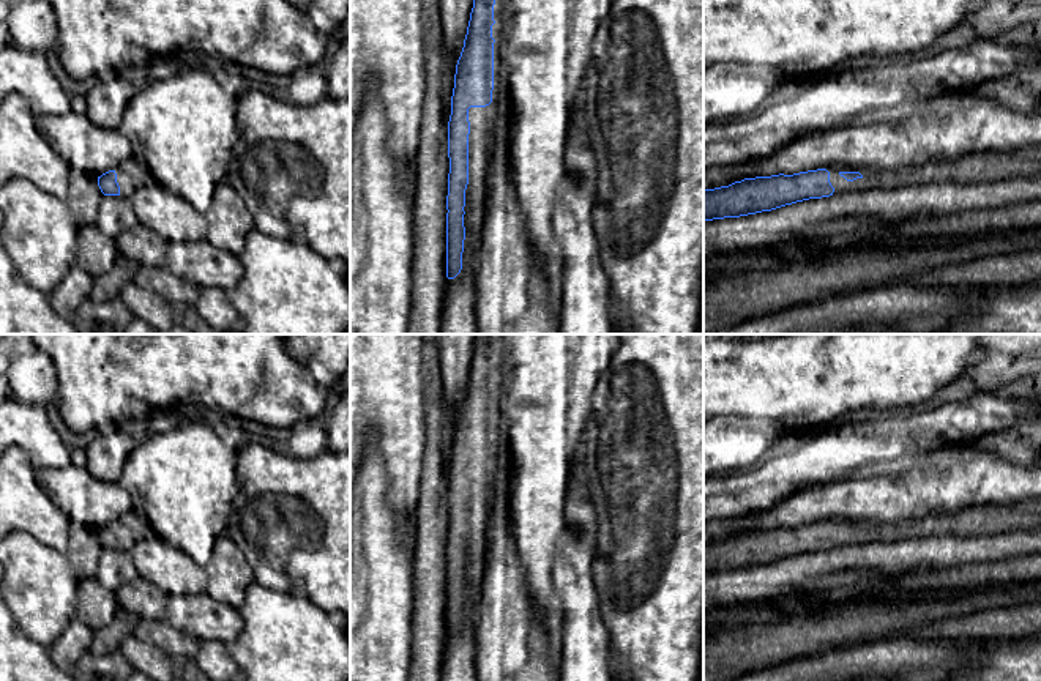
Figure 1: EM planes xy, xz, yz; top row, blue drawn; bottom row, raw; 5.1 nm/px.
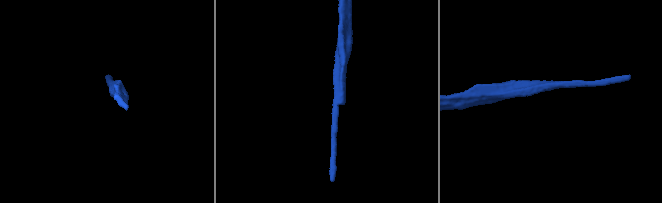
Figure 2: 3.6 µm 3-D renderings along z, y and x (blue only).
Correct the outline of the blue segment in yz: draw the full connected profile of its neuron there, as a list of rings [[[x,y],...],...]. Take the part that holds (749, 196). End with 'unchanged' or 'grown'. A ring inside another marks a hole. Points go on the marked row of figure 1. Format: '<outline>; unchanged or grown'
[[[1041,145],[1009,151],[970,153],[956,161],[931,161],[896,170],[831,166],[793,175],[756,177],[703,189],[703,222],[771,211],[836,194],[897,189],[927,183],[1000,181],[1041,175]]]; grown

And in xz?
[[[473,0],[456,65],[448,121],[446,277],[462,270],[462,252],[479,249],[487,175],[506,134],[506,110],[492,102],[495,0]]]; grown

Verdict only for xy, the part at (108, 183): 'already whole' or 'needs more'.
needs more

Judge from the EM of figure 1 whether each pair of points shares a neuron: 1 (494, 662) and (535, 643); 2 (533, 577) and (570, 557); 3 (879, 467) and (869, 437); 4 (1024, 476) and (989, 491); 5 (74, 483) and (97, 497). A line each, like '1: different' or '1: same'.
1: same
2: different
3: different
4: same
5: same

